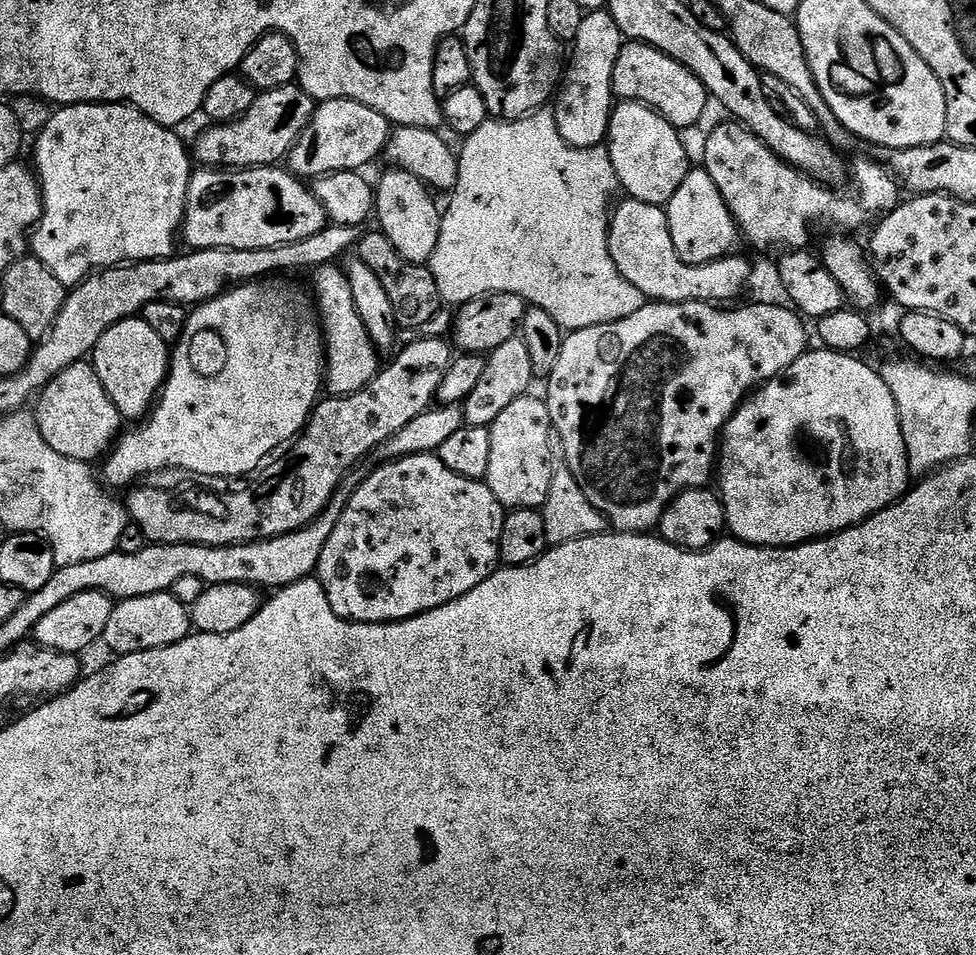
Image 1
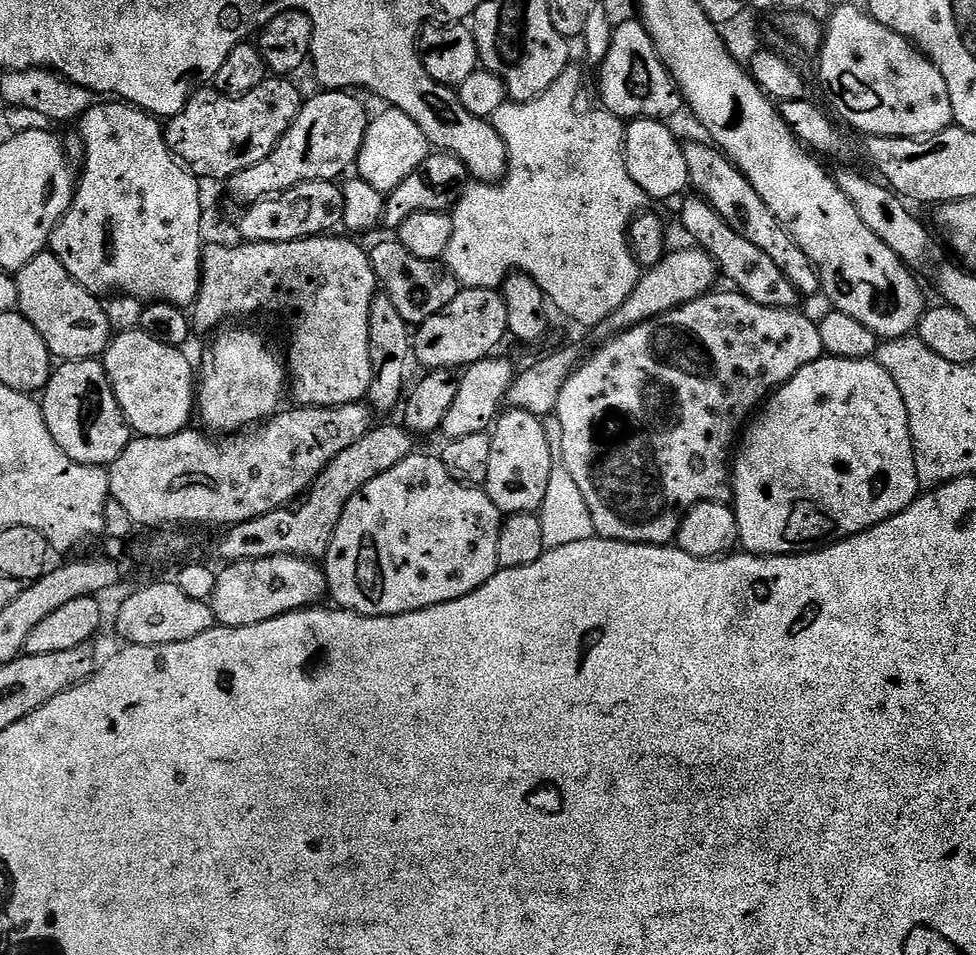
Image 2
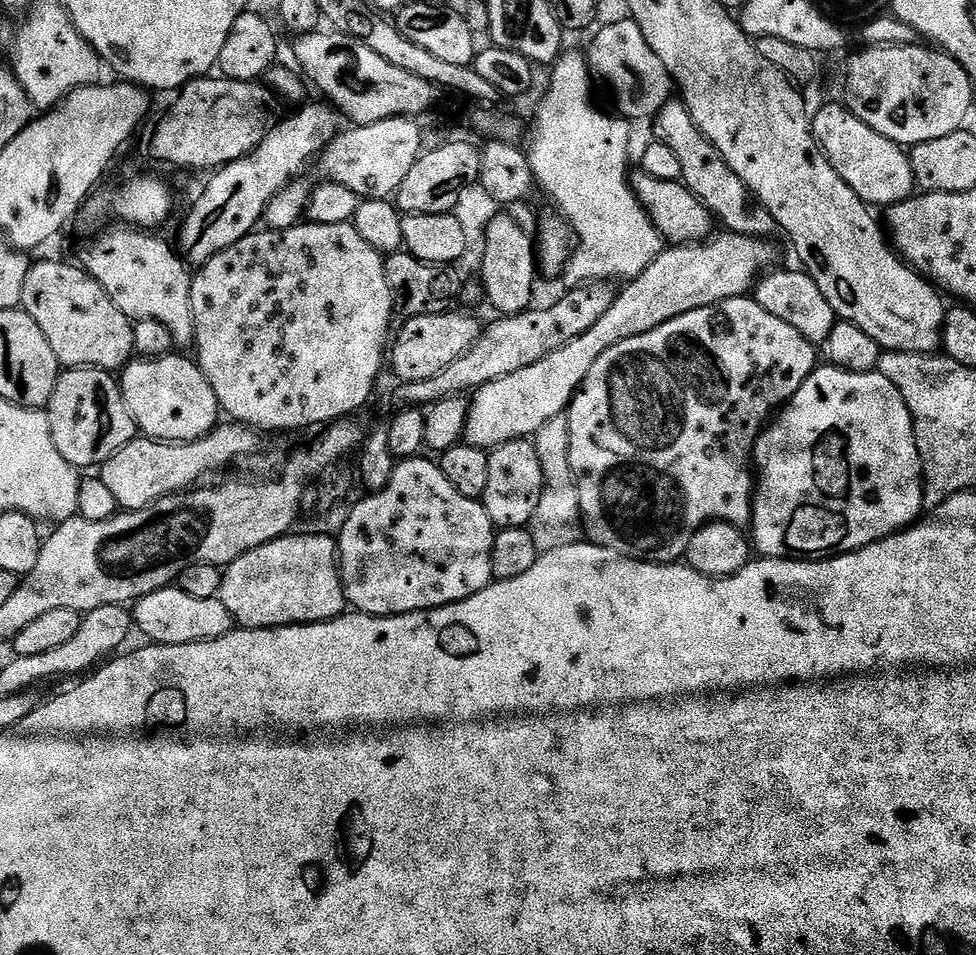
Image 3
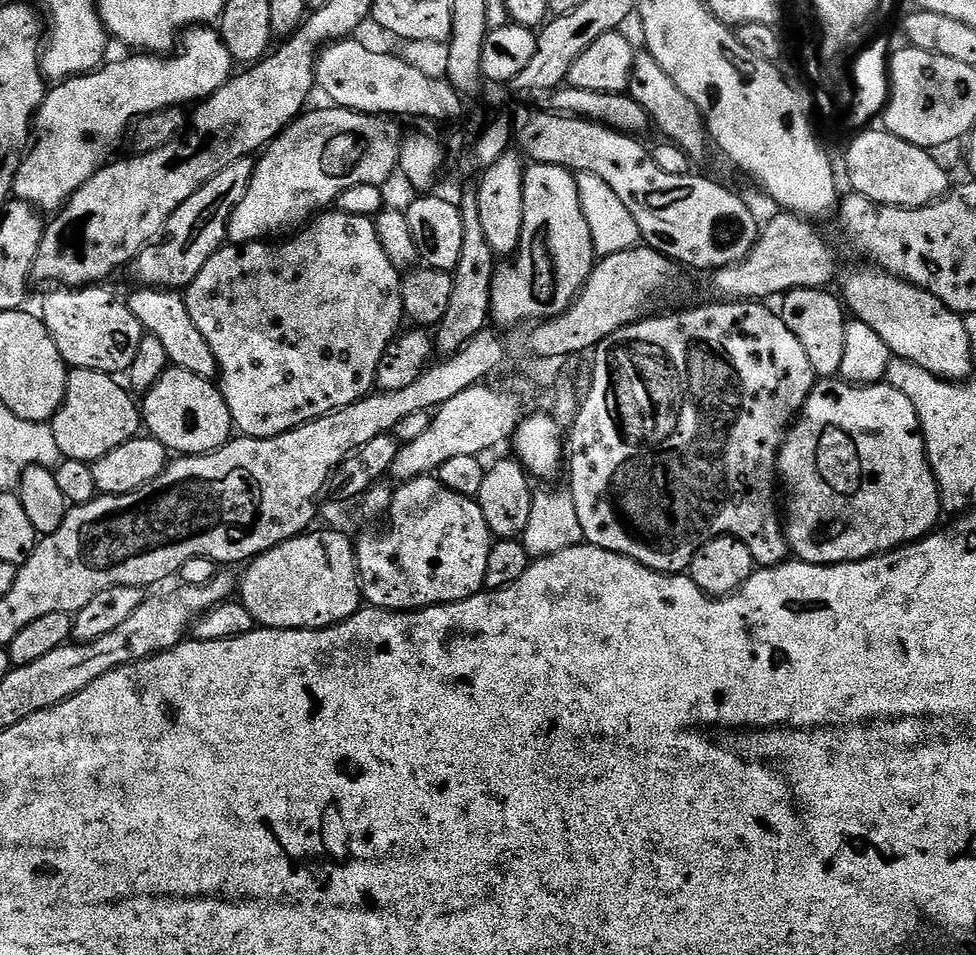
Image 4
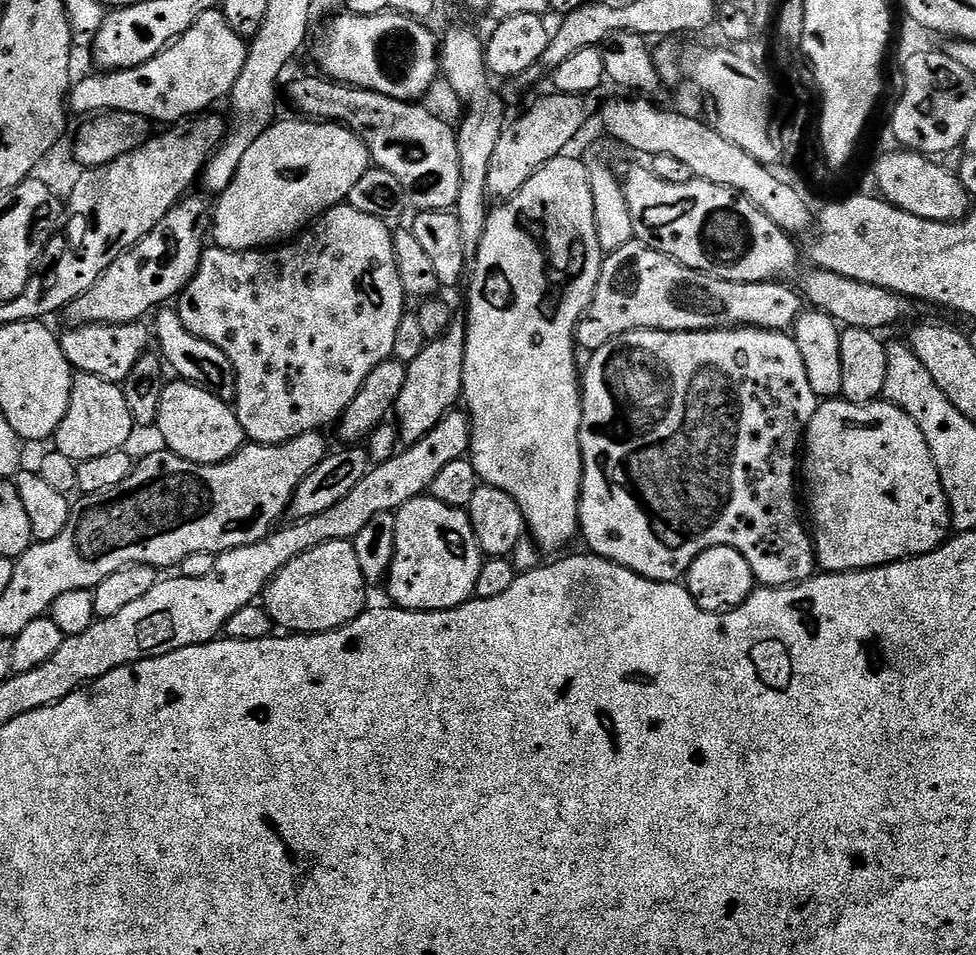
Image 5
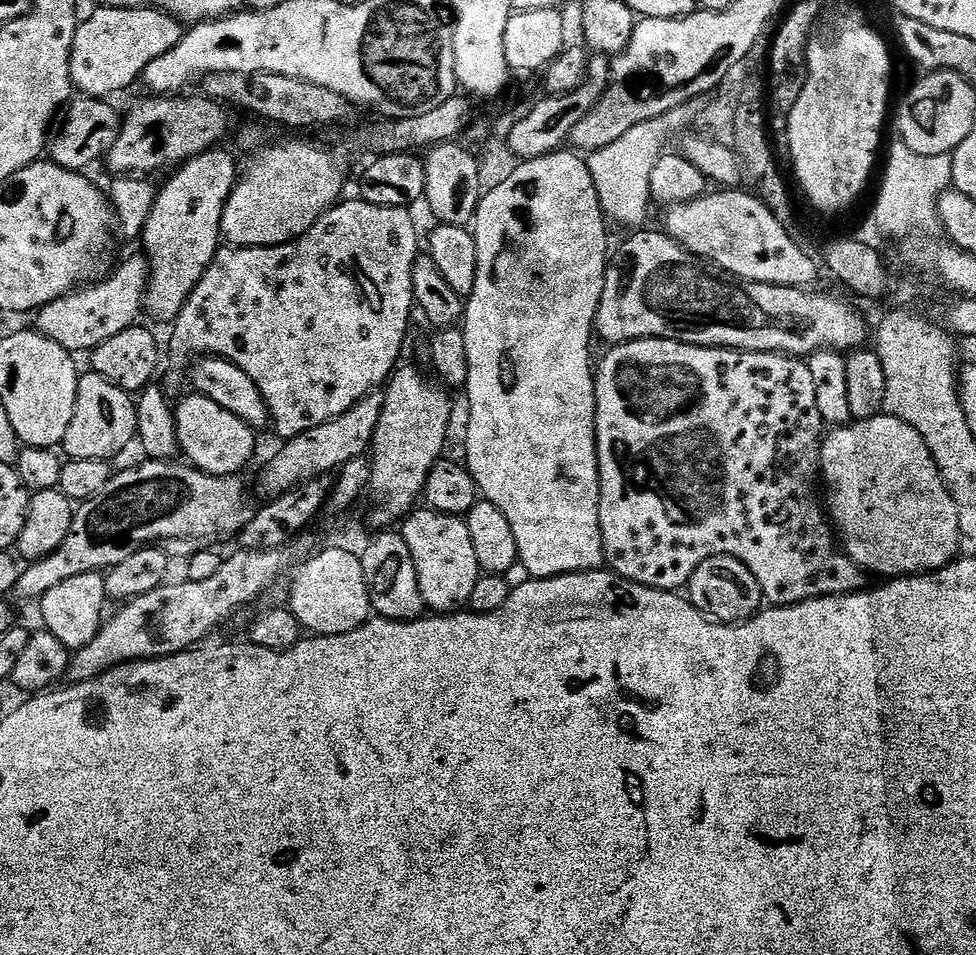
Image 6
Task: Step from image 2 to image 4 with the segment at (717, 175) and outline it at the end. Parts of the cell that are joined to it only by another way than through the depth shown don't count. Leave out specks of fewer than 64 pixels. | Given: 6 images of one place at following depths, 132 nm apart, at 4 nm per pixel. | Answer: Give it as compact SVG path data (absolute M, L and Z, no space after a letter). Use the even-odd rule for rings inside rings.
M644 50L639 53L632 67L632 86L630 95L640 104L640 108L645 112L647 119L652 124L656 123L656 128L661 132L665 141L677 144L694 162L700 162L708 156L710 149L710 137L704 127L704 117L700 115L698 106L678 90L674 78L658 66L655 58Z

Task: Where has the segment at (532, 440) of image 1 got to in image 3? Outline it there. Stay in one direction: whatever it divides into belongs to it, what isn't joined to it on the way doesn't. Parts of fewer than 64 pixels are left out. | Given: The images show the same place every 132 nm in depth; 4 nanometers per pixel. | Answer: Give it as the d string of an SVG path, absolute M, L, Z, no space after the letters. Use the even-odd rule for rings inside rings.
M525 438L500 444L488 452L488 461L490 479L486 482L482 503L493 525L497 529L523 528L531 525L534 510L538 510L538 502L542 502L544 489L542 462L538 462L535 443Z

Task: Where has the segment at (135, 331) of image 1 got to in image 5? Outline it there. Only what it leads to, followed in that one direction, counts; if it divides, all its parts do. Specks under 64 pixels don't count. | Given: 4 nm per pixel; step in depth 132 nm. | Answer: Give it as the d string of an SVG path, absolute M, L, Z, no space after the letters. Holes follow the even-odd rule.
M176 378L173 381L173 384L172 381L165 383L162 390L162 406L158 406L158 418L154 425L155 431L160 431L160 436L164 439L163 447L167 451L195 464L221 464L244 447L246 437L240 425L240 419L236 417L235 407L229 401L220 400L208 389L190 384L187 380Z

